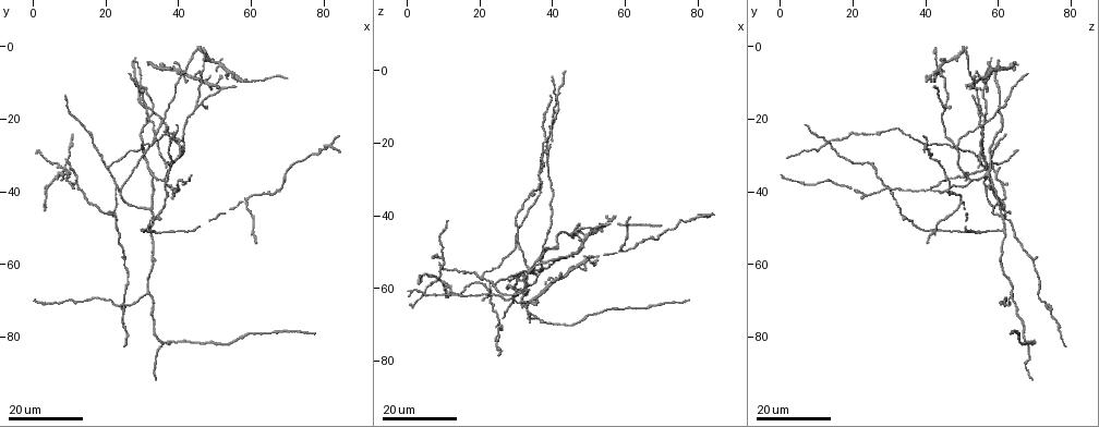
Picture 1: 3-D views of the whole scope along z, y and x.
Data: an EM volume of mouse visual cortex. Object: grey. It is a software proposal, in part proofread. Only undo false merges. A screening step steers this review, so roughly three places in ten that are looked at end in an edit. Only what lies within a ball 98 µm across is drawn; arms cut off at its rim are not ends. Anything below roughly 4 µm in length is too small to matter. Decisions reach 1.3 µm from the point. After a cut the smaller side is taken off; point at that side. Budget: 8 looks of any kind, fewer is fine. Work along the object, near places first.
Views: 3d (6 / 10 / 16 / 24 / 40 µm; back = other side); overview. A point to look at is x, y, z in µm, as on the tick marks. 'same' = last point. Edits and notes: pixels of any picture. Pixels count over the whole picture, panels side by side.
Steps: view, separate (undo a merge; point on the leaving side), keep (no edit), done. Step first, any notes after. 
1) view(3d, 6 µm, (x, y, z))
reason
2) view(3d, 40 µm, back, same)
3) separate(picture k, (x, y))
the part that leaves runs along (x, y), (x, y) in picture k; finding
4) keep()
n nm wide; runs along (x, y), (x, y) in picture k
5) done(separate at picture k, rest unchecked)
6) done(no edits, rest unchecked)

view(3d, 16 µm, (36.0, 36.5, 51.5))
a fork

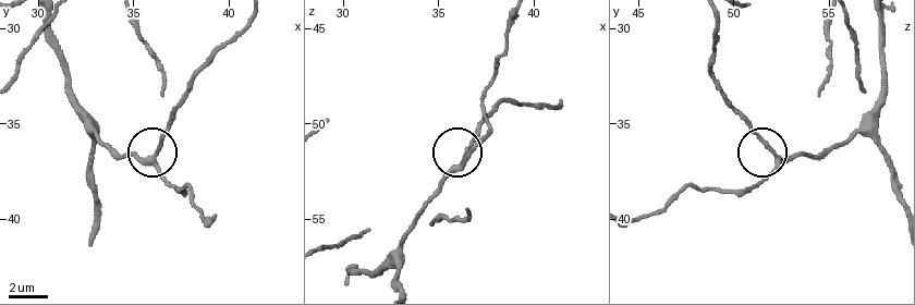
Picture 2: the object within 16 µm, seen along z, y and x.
view(3d, 6 µm, (36.1, 36.8, 52.4))

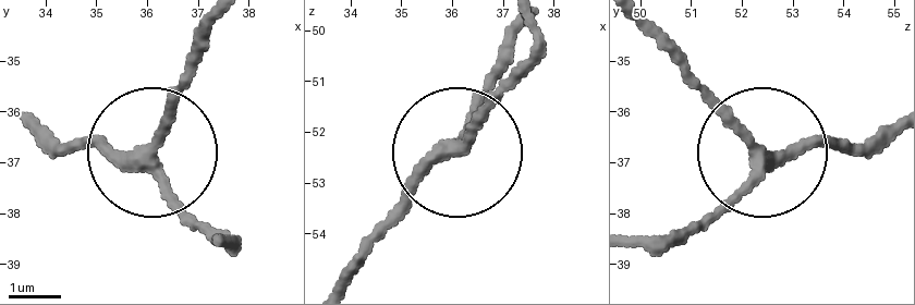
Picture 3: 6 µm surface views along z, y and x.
keep()
side arm 63 µm; runs along (342, 280), (373, 228), (524, 76) in picture 3; continuous, no second cell

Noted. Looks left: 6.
view(3d, 16 µm, (33.0, 51.5, 55.0))
three-way junction

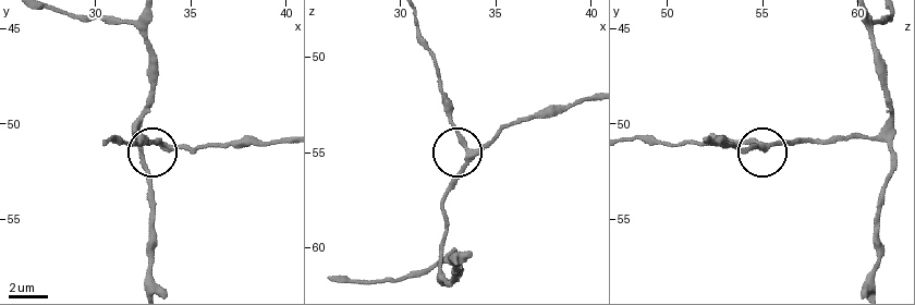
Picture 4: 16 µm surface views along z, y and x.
view(3d, 6 µm, (33.8, 51.2, 55.1))

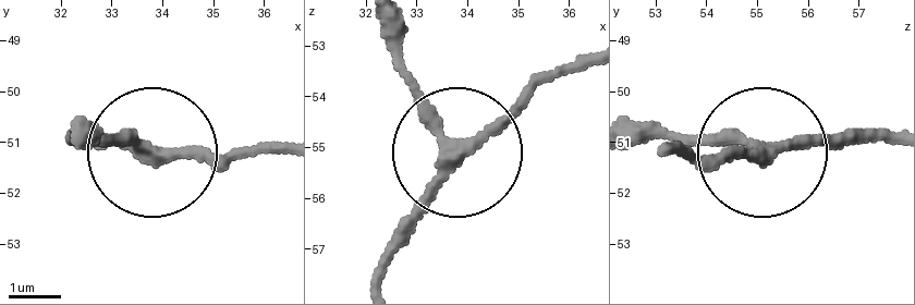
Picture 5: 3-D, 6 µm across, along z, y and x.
keep()
runs along (376, 285), (411, 207), (563, 69) in picture 5; one cell here

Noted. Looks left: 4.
view(3d, 24 µm, (59.0, 42.0, 50.0))
three arms meet

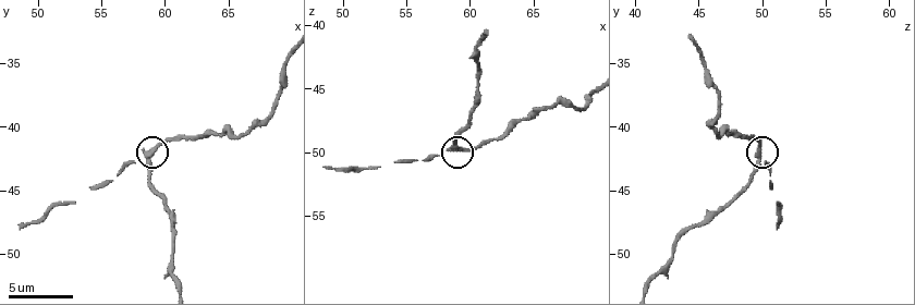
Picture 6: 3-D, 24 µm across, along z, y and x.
view(3d, 10 µm, (58.8, 42.2, 49.8))
closer look

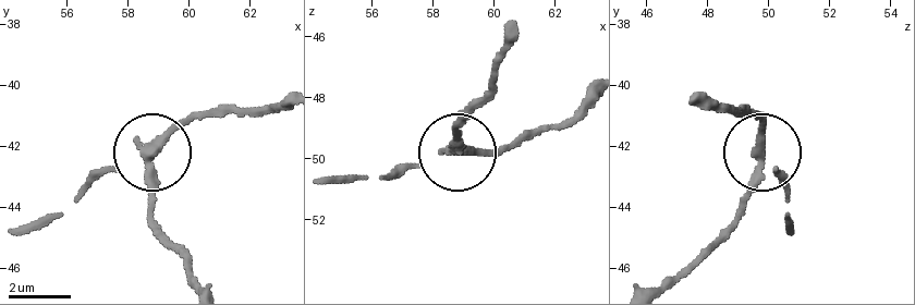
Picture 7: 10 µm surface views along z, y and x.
separate(picture 7, (157, 198))
260 nm wide; a second cell is stuck on

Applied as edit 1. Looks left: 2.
done(separate at picture 7, rest unchecked)

